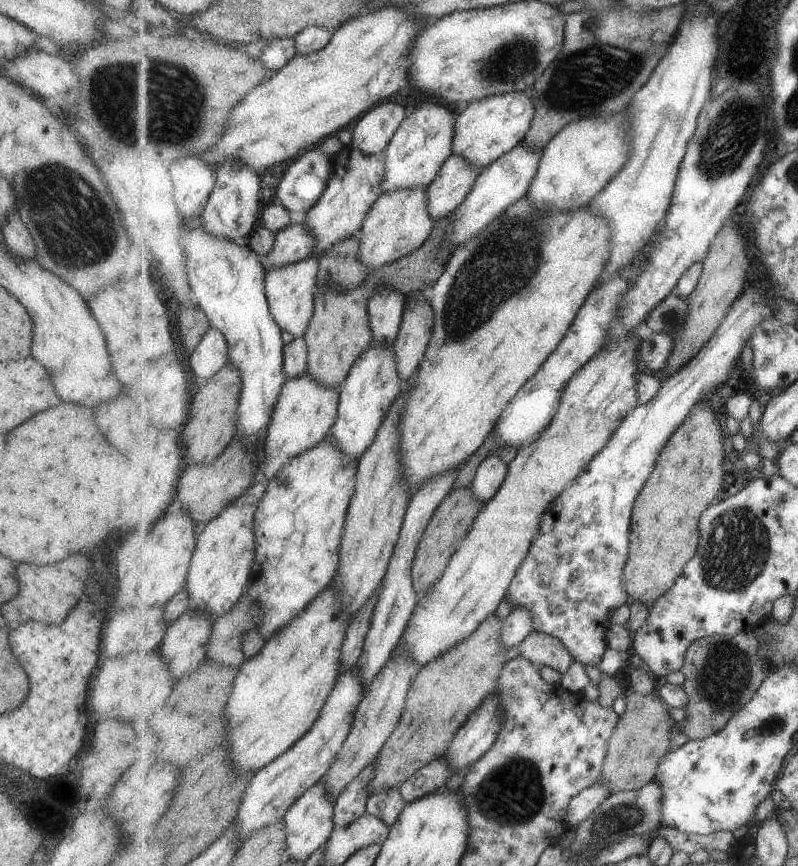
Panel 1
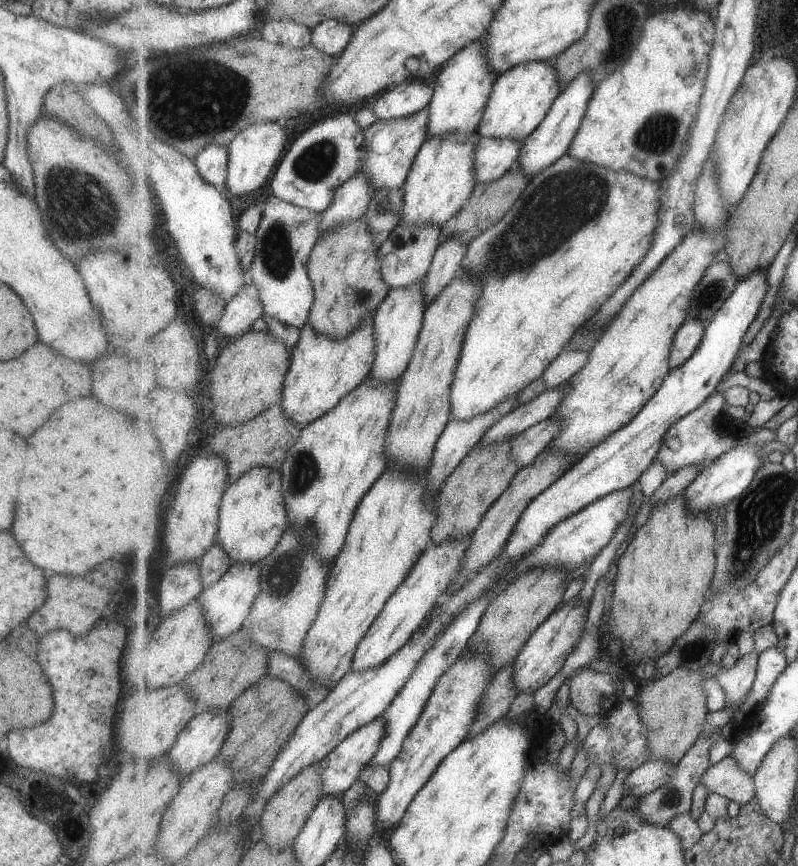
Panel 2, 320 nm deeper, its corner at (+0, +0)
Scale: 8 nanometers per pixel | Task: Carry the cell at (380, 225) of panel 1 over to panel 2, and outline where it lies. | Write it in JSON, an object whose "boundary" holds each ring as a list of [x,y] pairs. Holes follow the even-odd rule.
{"boundary":[[[478,132],[461,142],[459,134],[435,136],[421,146],[411,173],[403,186],[403,214],[405,224],[433,225],[443,227],[471,198],[477,184],[475,152],[481,136]]]}

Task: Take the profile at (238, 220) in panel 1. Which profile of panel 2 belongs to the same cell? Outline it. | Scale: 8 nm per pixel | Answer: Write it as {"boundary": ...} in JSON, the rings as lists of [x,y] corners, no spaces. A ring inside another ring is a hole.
{"boundary":[[[259,122],[241,132],[229,144],[229,165],[226,188],[231,194],[241,196],[257,190],[271,178],[277,166],[283,159],[283,152],[287,148],[286,128],[282,122]]]}

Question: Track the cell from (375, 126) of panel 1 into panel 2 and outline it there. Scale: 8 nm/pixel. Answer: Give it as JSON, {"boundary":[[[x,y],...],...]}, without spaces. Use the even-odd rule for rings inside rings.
{"boundary":[[[413,80],[391,87],[377,98],[373,112],[377,120],[397,120],[409,118],[425,110],[433,99],[432,81]]]}

